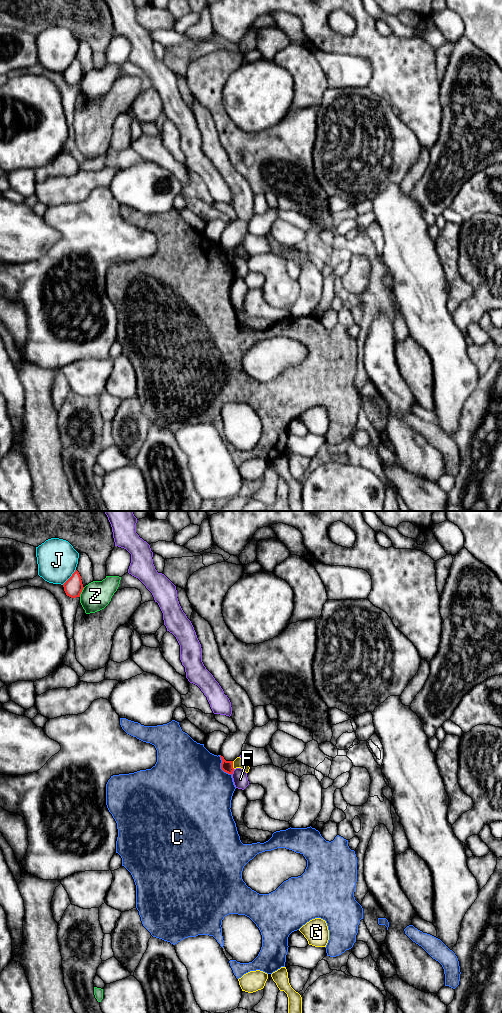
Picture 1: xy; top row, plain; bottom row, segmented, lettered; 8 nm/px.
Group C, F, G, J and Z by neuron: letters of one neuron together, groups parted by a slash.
C / F / G / J / Z

